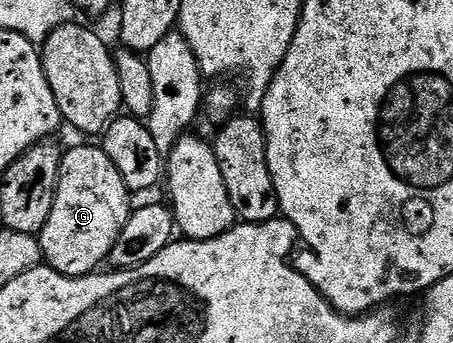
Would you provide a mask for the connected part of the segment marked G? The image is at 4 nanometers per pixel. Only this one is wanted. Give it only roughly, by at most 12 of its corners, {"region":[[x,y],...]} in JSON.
{"region":[[100,145],[60,156],[43,262],[91,275],[130,214]]}

